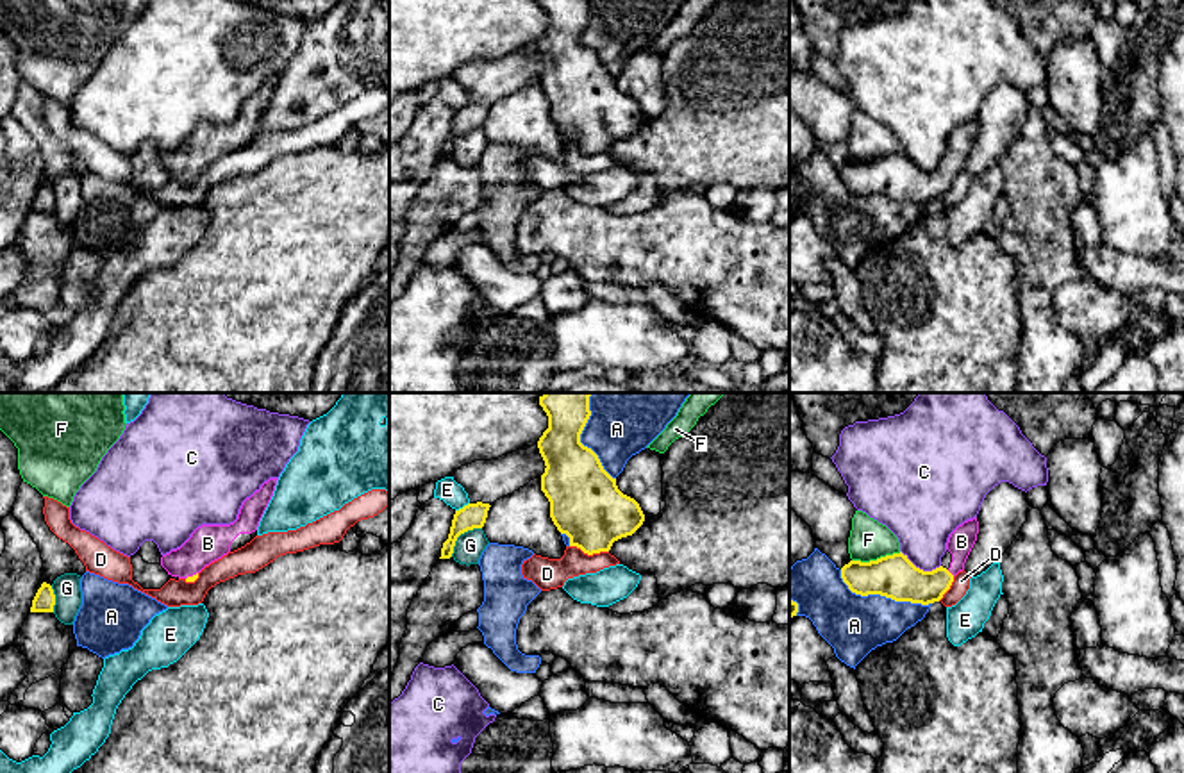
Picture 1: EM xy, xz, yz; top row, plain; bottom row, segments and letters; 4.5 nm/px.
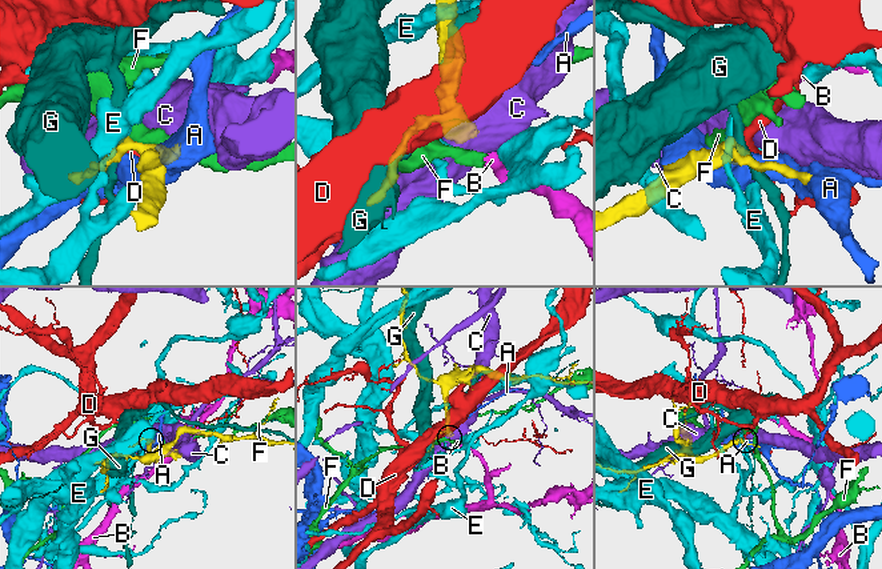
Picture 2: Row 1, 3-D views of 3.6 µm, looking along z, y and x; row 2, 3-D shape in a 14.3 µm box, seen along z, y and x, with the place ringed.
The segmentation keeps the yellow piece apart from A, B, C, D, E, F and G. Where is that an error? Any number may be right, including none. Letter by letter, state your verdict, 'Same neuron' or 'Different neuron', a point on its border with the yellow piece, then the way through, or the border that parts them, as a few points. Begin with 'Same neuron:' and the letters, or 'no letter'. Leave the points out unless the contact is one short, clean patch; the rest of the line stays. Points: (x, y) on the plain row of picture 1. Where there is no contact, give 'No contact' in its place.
Same neuron: B
A: Different neuron. Touches yellow at yz (881, 195)
B: Same neuron. Touches yellow at yz (949, 172). Path across: yz (895, 177), (942, 179), (949, 172), (958, 163), (961, 141)
C: Different neuron. Touches yellow at yz (918, 168)
D: Different neuron. Touches yellow at xz (590, 154). Boundary: xz (570, 145), (588, 154), (608, 152)
E: Different neuron. Touches yellow at xz (463, 108). Boundary: xz (468, 102), (456, 111)
F: Different neuron. Touches yellow at yz (877, 159)
G: Different neuron. Touches yellow at xz (459, 134)

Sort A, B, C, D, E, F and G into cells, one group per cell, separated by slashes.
A / B / C / D / E / F / G

